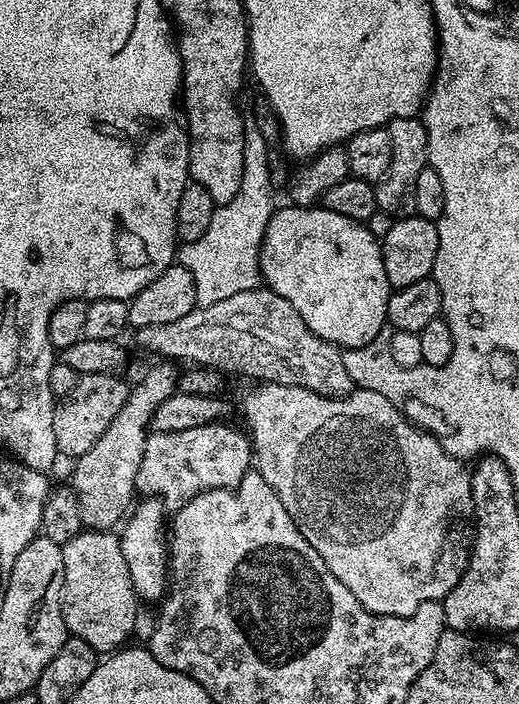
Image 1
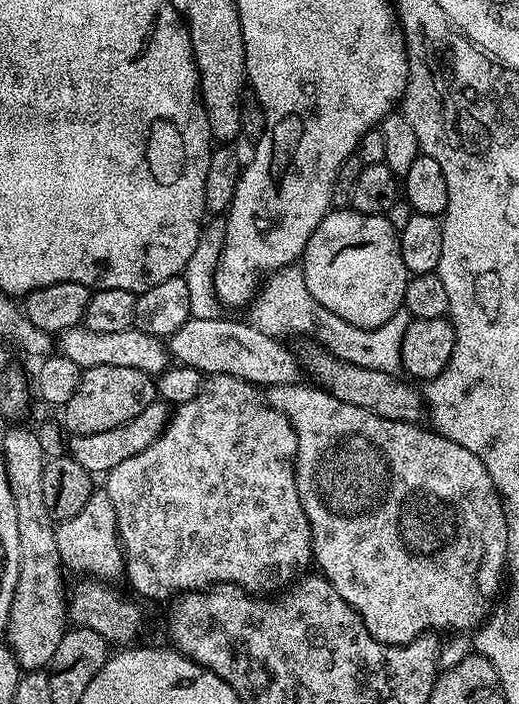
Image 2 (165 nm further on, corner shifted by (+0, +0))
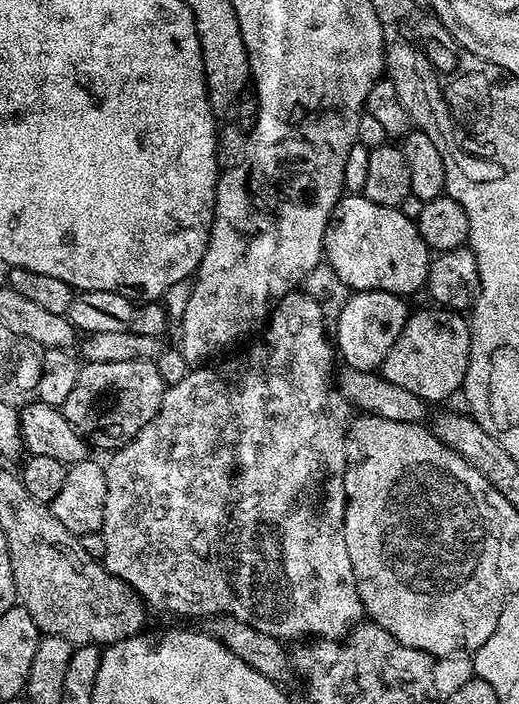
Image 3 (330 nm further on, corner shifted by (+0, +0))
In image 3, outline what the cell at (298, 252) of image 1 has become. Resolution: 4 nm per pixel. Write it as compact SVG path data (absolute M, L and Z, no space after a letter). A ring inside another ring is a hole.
M344 194L336 203L336 209L332 211L332 219L328 221L328 230L324 232L324 255L326 263L334 270L334 274L338 274L341 285L352 292L369 292L370 290L378 290L379 292L389 292L395 296L411 297L411 292L416 292L425 287L428 282L428 268L432 265L433 253L426 246L426 242L422 238L422 234L418 234L416 222L410 218L406 218L406 214L402 214L399 208L387 208L386 206L378 206L374 202L367 200L362 194Z

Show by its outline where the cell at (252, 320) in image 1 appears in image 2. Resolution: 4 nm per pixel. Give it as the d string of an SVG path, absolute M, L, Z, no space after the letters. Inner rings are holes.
M308 342L304 349L298 352L299 362L303 371L313 376L315 383L334 398L346 402L350 406L358 406L362 410L370 410L382 418L391 420L405 420L408 424L415 424L426 412L426 401L419 387L413 386L407 379L392 373L383 373L381 370L370 370L349 360L341 360L333 352L321 348L315 342Z

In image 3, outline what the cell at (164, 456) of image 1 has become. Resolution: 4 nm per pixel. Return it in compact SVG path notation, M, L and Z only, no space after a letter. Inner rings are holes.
M293 290L293 291L291 291L291 292L289 292L289 293L288 293L288 295L286 295L286 296L283 296L283 297L282 297L282 299L281 299L281 300L280 300L280 303L279 303L279 304L277 304L277 305L276 305L276 307L275 307L275 308L273 308L273 309L272 309L272 314L271 314L271 317L270 317L270 319L269 319L269 320L268 320L268 321L267 321L267 324L266 324L266 327L265 327L265 328L264 328L264 329L263 329L263 332L262 332L262 335L261 335L261 336L260 336L260 337L259 337L259 339L260 339L260 338L261 338L261 340L260 340L260 344L256 344L256 345L254 345L254 346L253 346L253 348L252 348L252 349L250 349L250 350L249 350L249 352L244 352L244 353L242 353L242 354L241 354L241 356L236 356L236 357L234 357L234 358L233 358L233 360L228 360L228 361L226 361L226 362L225 362L225 364L216 364L216 365L214 365L214 366L213 366L213 368L208 368L208 367L209 367L209 366L196 366L196 367L193 367L193 368L192 368L192 369L191 369L191 370L190 370L190 371L188 371L188 373L187 373L187 374L186 374L186 378L182 378L182 382L178 382L178 383L177 383L177 384L170 384L170 385L167 385L167 387L165 387L165 389L164 389L164 397L163 397L163 398L162 398L162 406L161 406L161 407L160 407L160 409L159 409L159 410L158 410L158 414L154 414L154 418L150 418L150 422L146 422L146 426L142 426L142 430L141 430L141 431L140 431L140 433L138 433L138 435L137 435L137 436L135 436L135 438L134 438L134 439L133 439L133 440L131 440L131 441L130 441L130 442L129 442L129 444L125 444L125 445L124 445L124 447L123 447L123 448L117 448L117 449L115 449L115 451L113 451L113 452L112 452L112 453L111 453L111 456L112 456L112 461L110 461L110 462L109 462L109 461L107 461L107 464L106 464L106 467L105 467L105 469L104 469L104 473L105 473L105 474L106 474L106 510L105 510L105 511L104 511L104 526L103 526L103 529L102 529L102 537L103 537L103 536L104 536L104 556L103 556L103 555L102 555L102 563L103 563L103 565L104 565L104 566L105 566L105 568L107 568L107 570L108 570L108 572L109 572L109 574L111 574L111 575L114 575L114 576L116 576L116 577L117 577L117 578L118 578L118 579L121 579L121 580L122 580L122 582L124 582L124 583L126 583L126 584L128 584L128 585L129 585L129 587L131 587L131 588L132 588L132 589L133 589L133 591L135 591L135 592L136 592L136 593L137 593L137 595L139 595L139 596L140 596L140 599L141 599L141 600L143 600L143 601L144 601L144 603L145 603L145 604L146 604L146 605L147 605L147 607L148 607L148 608L149 608L149 609L152 609L152 610L154 610L154 608L161 608L161 610L162 610L162 611L164 611L164 612L173 612L173 614L174 614L174 615L176 615L176 616L200 616L200 617L199 617L199 618L207 618L207 617L209 617L209 616L233 616L233 617L234 617L234 618L238 618L238 619L239 619L239 620L241 620L241 621L242 621L242 622L246 622L246 623L247 623L247 624L249 624L249 625L250 625L250 626L254 626L254 630L258 630L258 631L259 631L259 632L261 632L261 633L262 633L262 634L270 634L270 635L271 635L271 636L275 636L275 637L276 637L276 639L277 639L277 640L279 640L279 641L281 641L281 642L289 642L289 641L288 641L288 640L296 640L296 639L297 639L297 640L296 640L296 641L299 641L299 640L300 640L300 639L301 639L301 638L319 638L319 639L322 639L322 640L339 640L339 641L341 641L341 640L343 640L343 639L344 639L344 637L345 637L345 636L347 636L347 635L348 635L348 633L349 633L349 632L351 632L351 631L352 631L352 629L353 629L353 628L355 628L355 627L356 627L356 625L357 625L357 624L359 624L359 623L361 623L361 621L363 621L363 620L364 620L364 619L365 619L365 614L364 614L364 607L363 607L363 606L362 606L362 598L361 598L361 597L360 597L360 595L359 595L359 594L358 594L358 586L357 586L357 585L356 585L356 579L355 579L355 578L354 578L354 570L353 570L353 569L352 569L352 567L351 567L351 566L350 566L350 553L349 553L349 552L347 552L347 551L346 551L346 534L345 534L345 533L344 533L344 515L345 515L345 514L346 514L346 502L347 502L347 501L348 501L348 499L347 499L347 498L346 498L346 482L345 482L345 481L344 481L344 475L345 475L345 474L346 474L346 470L347 470L347 469L348 469L348 462L349 462L349 459L348 459L348 450L349 450L349 447L350 447L350 441L349 441L349 438L348 438L348 429L349 429L349 427L350 427L350 415L349 415L349 416L348 416L348 410L349 410L349 411L350 411L350 404L349 404L349 402L348 402L348 401L347 401L347 400L345 400L345 398L344 398L344 396L343 396L343 394L342 394L342 392L341 392L341 391L340 391L340 389L339 389L339 387L338 387L338 384L337 384L337 381L336 381L336 380L335 380L335 379L334 379L334 372L333 372L333 376L332 376L332 356L333 356L333 360L334 360L334 344L333 344L333 341L332 341L332 340L331 340L331 339L330 339L330 332L329 332L329 329L328 329L328 332L327 332L327 330L326 330L326 329L324 329L324 312L323 312L323 310L322 310L322 309L320 309L320 308L323 308L323 307L322 307L322 304L321 304L321 301L319 301L319 300L317 300L317 299L316 299L316 297L315 297L315 296L313 296L313 295L311 295L311 294L309 294L309 293L308 293L308 292L307 292L307 291L304 291L304 290Z

